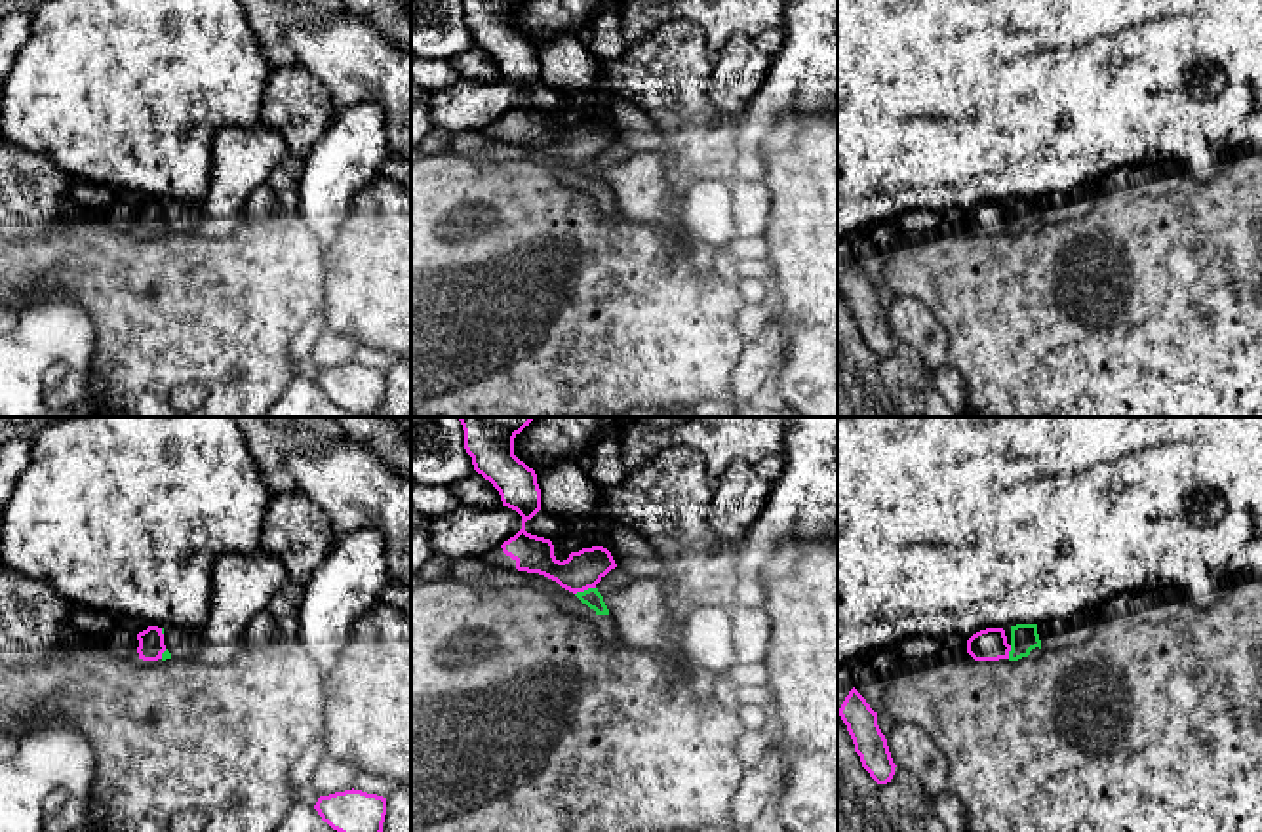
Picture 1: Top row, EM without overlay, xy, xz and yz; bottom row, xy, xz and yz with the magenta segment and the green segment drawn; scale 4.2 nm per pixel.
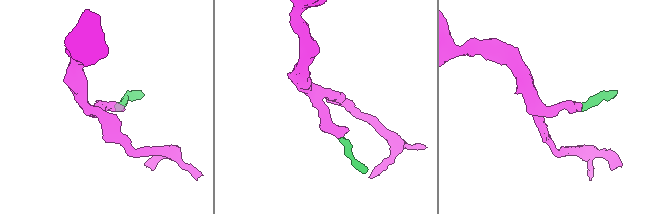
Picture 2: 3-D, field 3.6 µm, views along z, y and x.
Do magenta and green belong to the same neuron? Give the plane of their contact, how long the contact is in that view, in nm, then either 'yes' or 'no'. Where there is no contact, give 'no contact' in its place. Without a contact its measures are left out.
xz | 90 nm | yes

